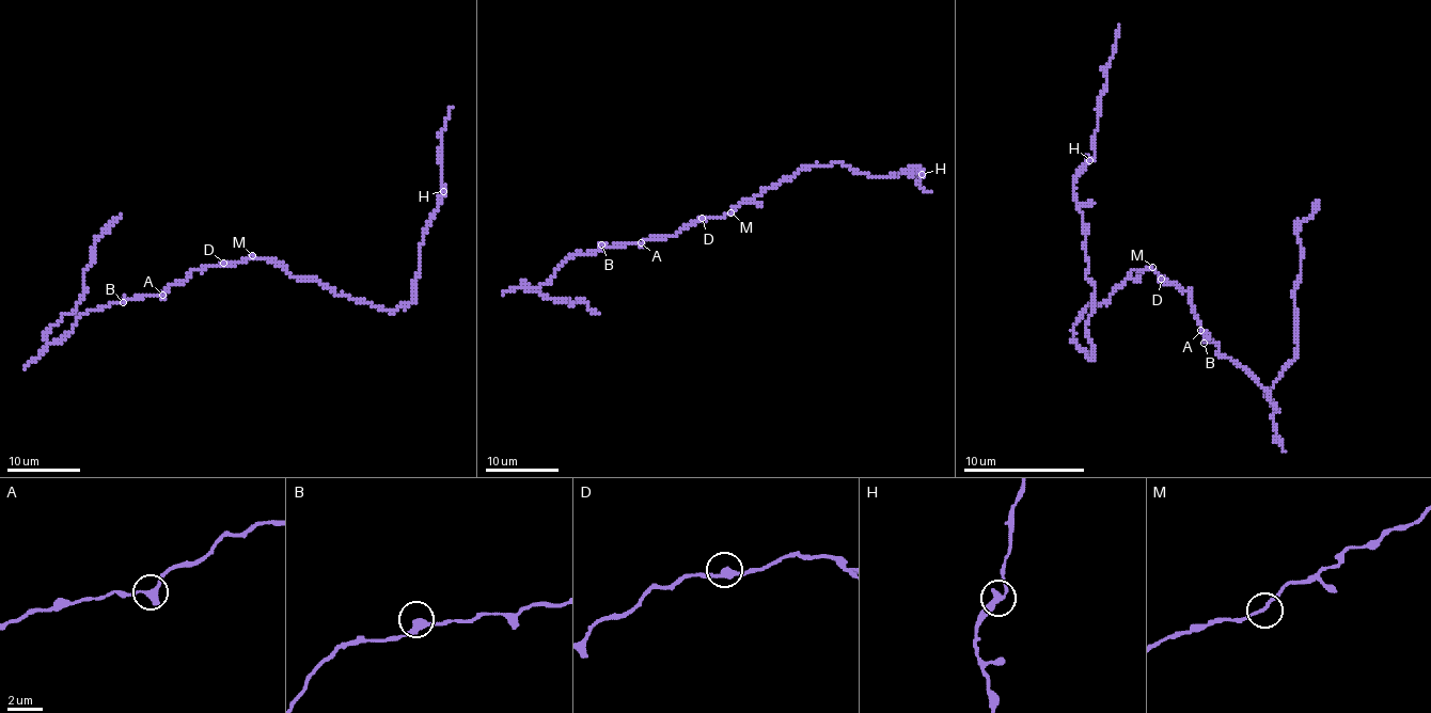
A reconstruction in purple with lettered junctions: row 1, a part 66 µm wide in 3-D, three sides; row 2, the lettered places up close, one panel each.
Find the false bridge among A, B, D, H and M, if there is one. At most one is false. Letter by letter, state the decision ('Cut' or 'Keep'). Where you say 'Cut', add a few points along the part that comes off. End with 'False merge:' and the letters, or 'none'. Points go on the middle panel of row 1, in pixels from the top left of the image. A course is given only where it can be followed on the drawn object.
A: Keep
B: Keep
D: Keep
H: Keep
M: Keep
False merge: none

